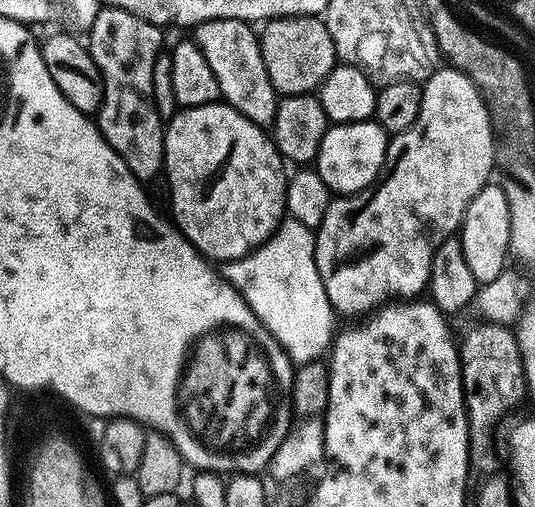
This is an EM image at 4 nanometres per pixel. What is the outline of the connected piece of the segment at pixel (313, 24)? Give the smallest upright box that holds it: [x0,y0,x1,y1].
[259,16,337,97]

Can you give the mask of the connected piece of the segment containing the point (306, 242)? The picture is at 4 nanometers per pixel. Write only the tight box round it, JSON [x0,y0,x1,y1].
[222,218,338,365]

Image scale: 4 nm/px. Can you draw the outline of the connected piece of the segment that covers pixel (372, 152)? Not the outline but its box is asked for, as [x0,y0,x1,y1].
[314,119,389,194]

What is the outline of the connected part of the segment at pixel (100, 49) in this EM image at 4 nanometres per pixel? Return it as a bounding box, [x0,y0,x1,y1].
[90,6,166,182]

